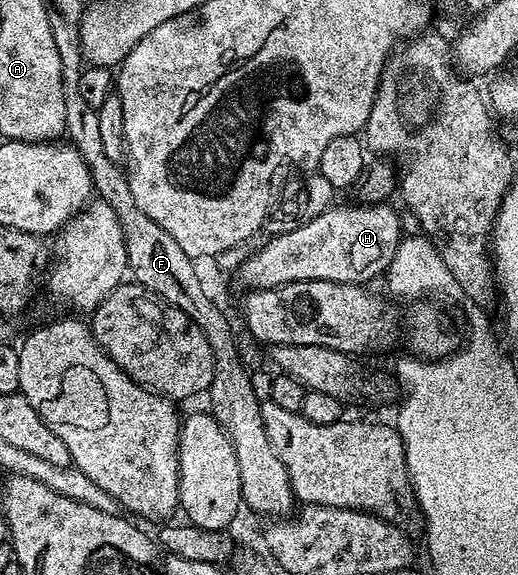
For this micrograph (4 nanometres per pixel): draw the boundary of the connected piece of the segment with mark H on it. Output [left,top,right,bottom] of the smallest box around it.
[239,204,403,290]

